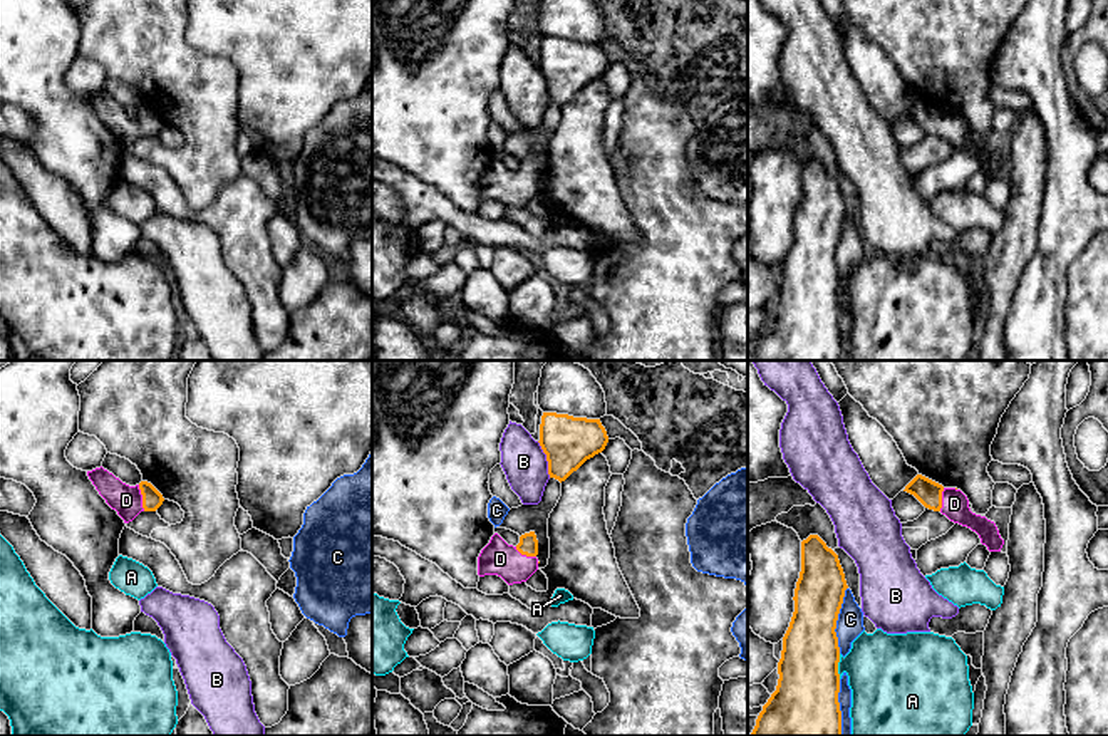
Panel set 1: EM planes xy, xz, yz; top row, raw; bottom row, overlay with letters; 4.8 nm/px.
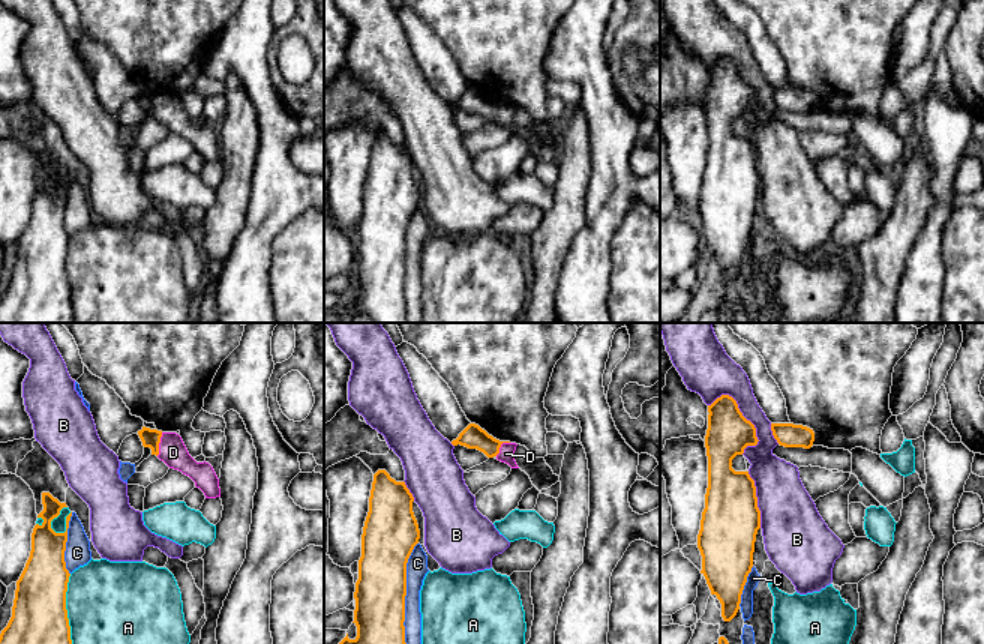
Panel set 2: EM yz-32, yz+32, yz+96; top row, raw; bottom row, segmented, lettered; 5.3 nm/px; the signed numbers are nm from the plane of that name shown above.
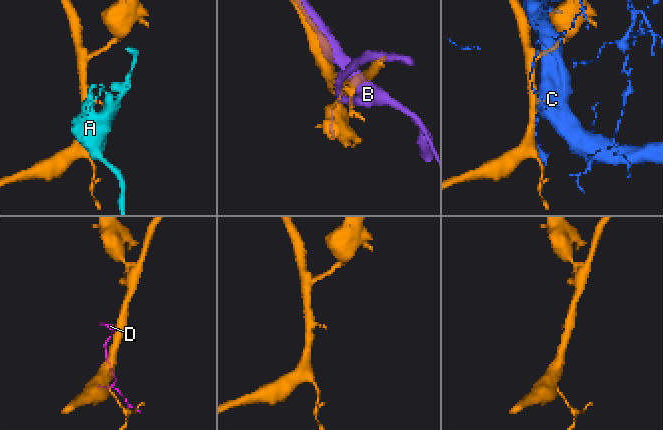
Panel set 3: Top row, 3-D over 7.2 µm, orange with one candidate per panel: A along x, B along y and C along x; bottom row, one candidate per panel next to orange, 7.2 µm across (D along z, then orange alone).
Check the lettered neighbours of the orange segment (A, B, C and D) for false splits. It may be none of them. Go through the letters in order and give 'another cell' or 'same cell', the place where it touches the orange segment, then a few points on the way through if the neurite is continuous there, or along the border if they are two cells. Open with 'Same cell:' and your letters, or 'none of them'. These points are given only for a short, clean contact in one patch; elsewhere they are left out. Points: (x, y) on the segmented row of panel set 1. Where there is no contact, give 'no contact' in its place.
Same cell: D
A: another cell | yz (837, 666)
B: another cell | xz (547, 460)
C: another cell | yz (837, 619)
D: same cell | xy (143, 498) | across xy (151, 498), (143, 498), (126, 500)

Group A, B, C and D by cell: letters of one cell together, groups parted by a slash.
A / B / C / D

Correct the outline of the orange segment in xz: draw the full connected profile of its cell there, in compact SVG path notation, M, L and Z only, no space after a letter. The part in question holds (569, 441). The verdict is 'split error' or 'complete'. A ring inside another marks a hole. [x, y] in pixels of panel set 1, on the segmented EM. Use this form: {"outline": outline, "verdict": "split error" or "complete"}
{"outline": "M543 412L538 443L546 454L550 478L562 483L587 459L602 453L608 436L600 419Z", "verdict": "complete"}

